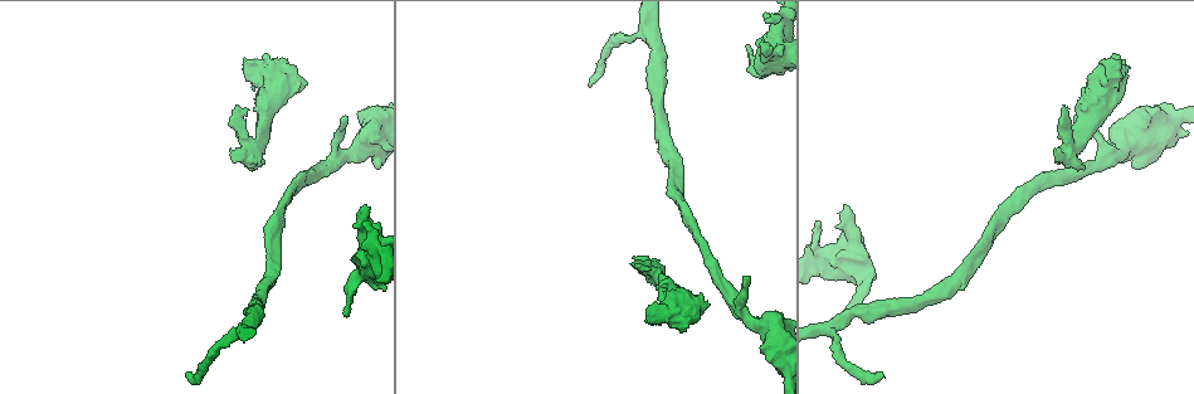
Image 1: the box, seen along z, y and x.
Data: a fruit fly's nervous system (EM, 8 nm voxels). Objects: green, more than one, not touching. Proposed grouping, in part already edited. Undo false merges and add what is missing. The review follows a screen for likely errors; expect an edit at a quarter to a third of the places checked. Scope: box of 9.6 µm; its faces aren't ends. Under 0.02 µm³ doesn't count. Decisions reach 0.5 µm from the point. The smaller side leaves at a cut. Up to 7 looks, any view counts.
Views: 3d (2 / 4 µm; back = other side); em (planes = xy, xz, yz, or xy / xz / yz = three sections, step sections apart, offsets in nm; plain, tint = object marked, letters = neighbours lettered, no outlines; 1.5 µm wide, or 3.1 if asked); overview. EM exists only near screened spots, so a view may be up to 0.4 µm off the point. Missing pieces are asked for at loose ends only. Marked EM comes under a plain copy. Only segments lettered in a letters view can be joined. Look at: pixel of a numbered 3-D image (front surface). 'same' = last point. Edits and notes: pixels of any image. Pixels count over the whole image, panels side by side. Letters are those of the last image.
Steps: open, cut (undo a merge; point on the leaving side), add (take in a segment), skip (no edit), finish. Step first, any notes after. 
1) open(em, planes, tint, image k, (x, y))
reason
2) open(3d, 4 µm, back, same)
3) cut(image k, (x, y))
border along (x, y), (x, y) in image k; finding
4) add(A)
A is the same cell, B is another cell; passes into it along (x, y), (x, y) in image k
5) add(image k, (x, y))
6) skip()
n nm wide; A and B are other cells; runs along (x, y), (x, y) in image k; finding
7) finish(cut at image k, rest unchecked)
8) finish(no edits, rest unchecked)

open(3d, 4 µm, image 1, (347, 118))
tapers out

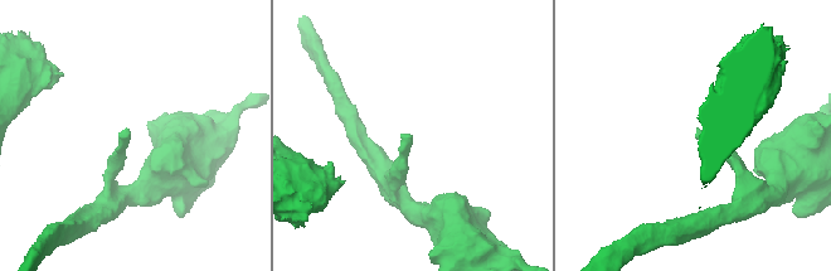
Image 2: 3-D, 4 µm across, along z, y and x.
open(em, planes, tint, image 2, (697, 129))
need the tissue

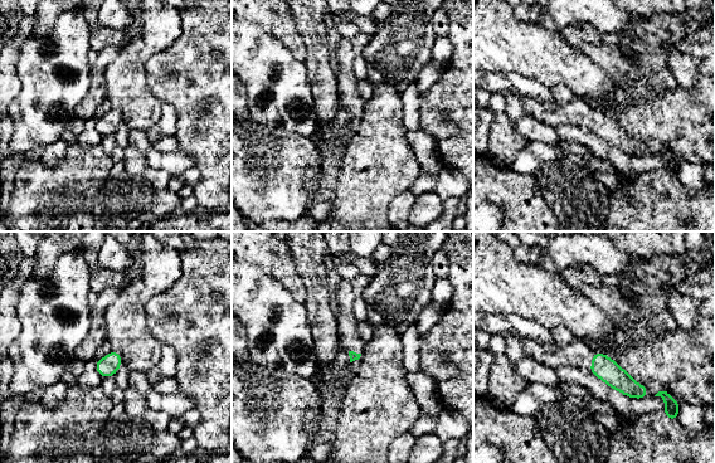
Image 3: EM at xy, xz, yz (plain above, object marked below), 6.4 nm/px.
open(em, planes, letters, same)
what lies round it

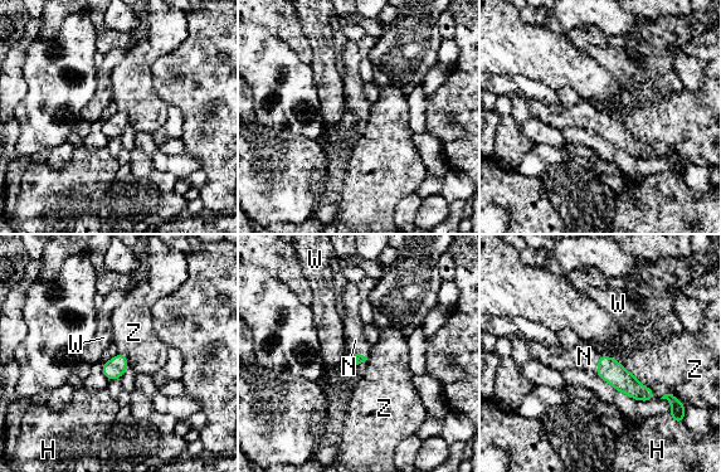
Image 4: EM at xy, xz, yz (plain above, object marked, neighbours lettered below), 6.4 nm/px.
add(N)
N is the same cell, H, W and Z are other cells; passes into it along (608, 369), (598, 365), (584, 356) in image 4; it goes on there

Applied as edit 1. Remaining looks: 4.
open(3d, 4 µm, image 1, (344, 313))
an open end

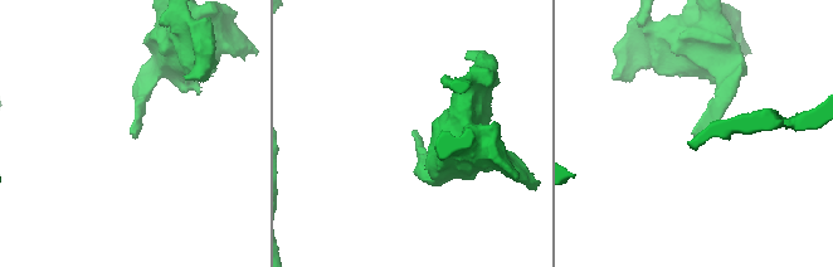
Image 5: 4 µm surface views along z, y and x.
open(em, yz, step 8, letters, image 5, (411, 134))
now the EM

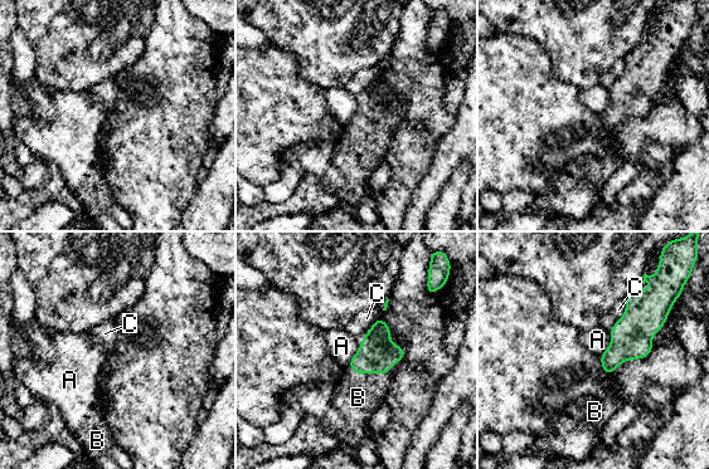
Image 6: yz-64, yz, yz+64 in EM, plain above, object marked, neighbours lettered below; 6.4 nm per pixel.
add(B)
B is the same cell, A and C are other cells; passes into it along (377, 353), (367, 372), (358, 397) in image 6; it goes on there

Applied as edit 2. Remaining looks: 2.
finish(add at image 4, add at image 6, rest unchecked)

